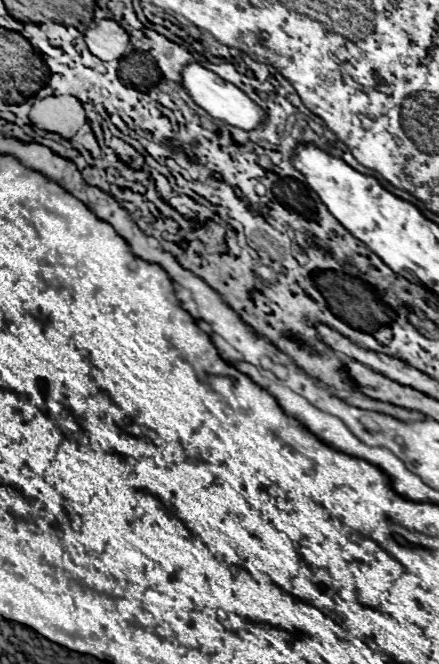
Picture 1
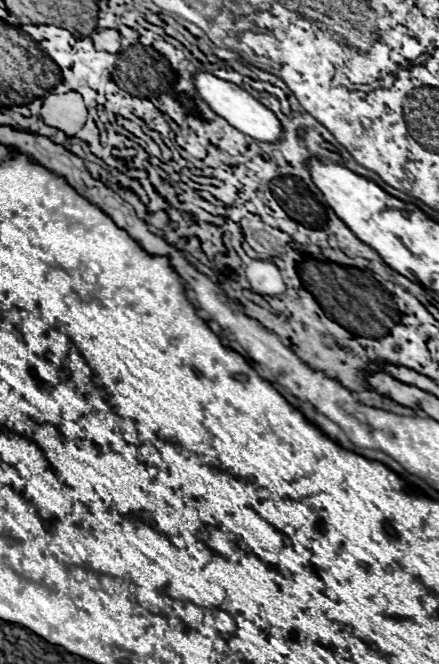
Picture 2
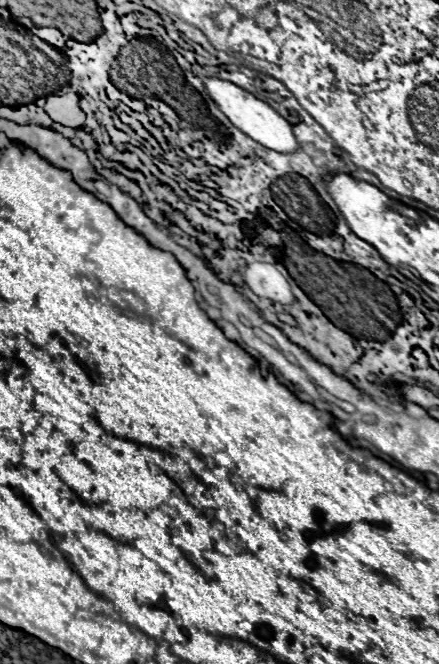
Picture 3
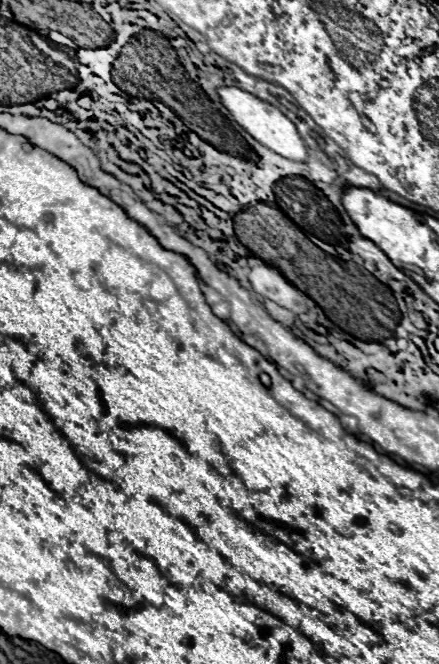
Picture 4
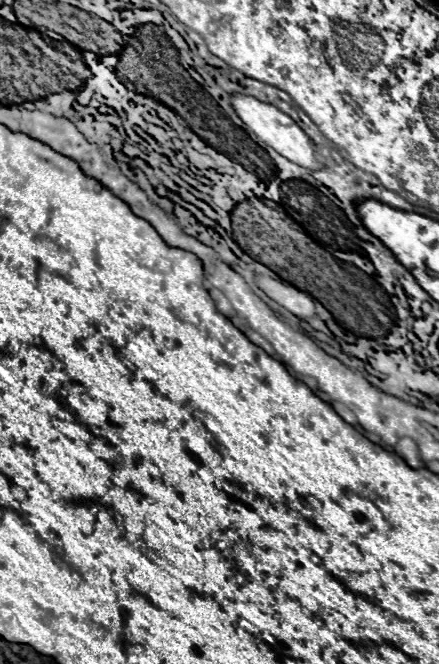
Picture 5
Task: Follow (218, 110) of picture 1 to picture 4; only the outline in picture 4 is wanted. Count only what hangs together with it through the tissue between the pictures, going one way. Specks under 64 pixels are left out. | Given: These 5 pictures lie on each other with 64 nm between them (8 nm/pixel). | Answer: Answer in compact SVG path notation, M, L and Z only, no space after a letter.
M220 88L218 90L224 106L228 108L228 112L234 116L234 120L250 134L254 136L260 144L264 144L266 148L278 152L284 158L296 160L296 162L304 162L308 158L308 148L302 140L302 136L298 134L296 126L292 124L292 120L288 120L288 116L284 116L276 106L262 102L260 98L240 90L240 88Z

